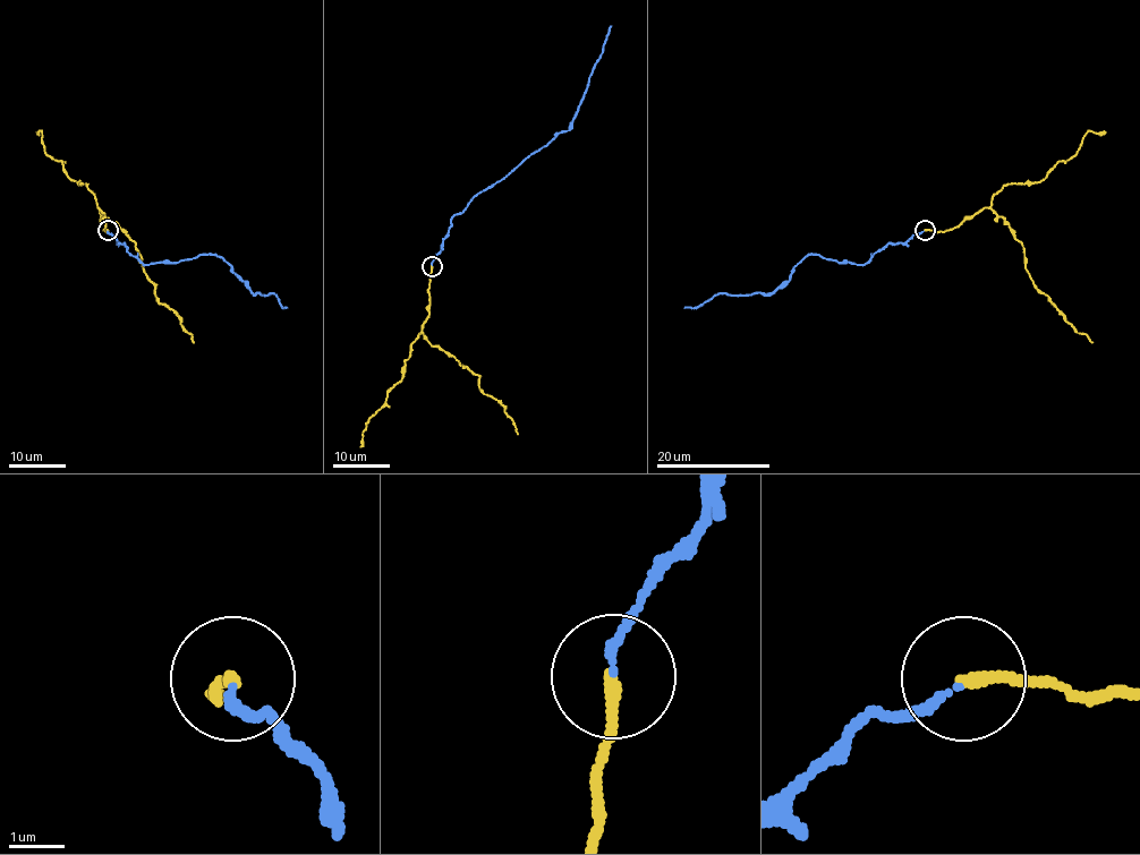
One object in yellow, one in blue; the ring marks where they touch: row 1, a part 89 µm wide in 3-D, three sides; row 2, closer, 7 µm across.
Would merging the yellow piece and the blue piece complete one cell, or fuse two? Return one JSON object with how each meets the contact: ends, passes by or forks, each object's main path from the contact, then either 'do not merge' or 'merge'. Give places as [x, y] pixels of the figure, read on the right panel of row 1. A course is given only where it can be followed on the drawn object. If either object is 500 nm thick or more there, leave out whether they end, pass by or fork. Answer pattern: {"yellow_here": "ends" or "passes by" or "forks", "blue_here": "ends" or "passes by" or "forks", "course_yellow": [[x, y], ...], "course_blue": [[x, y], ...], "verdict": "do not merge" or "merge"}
{"yellow_here": "ends", "blue_here": "ends", "course_yellow": [[924, 230], [945, 231], [959, 228], [989, 207], [1022, 245], [1026, 270], [1036, 288], [1092, 343]], "course_blue": [[924, 230], [885, 245], [861, 264], [807, 255], [787, 283], [767, 295], [719, 293], [685, 307]], "verdict": "merge"}

